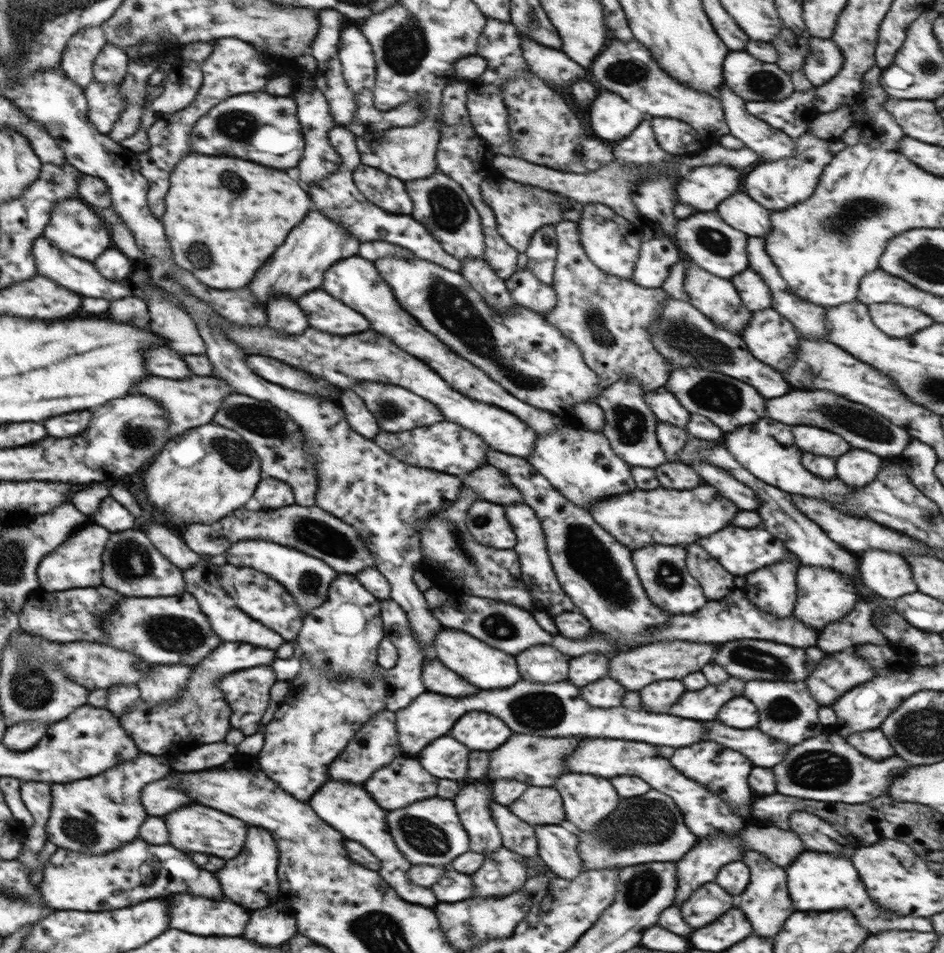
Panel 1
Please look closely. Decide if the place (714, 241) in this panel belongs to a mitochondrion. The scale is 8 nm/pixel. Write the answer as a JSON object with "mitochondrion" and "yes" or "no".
{"mitochondrion":"yes"}

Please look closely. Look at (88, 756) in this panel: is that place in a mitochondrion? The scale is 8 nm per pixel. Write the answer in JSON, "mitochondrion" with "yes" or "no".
{"mitochondrion":"no"}

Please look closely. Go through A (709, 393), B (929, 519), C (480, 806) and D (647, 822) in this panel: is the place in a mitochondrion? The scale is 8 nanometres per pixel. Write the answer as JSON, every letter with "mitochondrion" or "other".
{"A":"mitochondrion","B":"mitochondrion","C":"other","D":"mitochondrion"}

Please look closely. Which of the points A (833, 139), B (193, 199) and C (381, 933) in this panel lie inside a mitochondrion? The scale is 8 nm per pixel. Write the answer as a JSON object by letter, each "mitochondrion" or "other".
{"A":"other","B":"other","C":"mitochondrion"}

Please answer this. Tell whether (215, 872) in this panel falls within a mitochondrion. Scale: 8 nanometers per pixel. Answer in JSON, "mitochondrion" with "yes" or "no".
{"mitochondrion":"no"}

